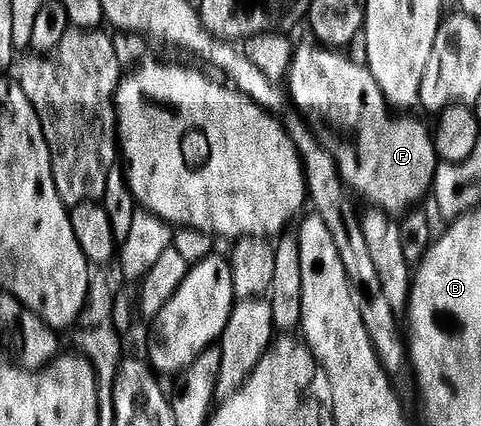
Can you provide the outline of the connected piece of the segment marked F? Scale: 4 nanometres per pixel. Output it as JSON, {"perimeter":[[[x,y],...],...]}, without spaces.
{"perimeter":[[[299,44],[294,49],[289,68],[287,92],[304,117],[314,125],[323,122],[328,136],[320,137],[321,145],[331,154],[342,183],[352,193],[355,191],[373,202],[372,205],[380,211],[399,216],[410,211],[415,206],[413,204],[419,201],[428,189],[432,189],[439,167],[439,157],[430,127],[428,130],[421,121],[405,118],[409,116],[399,116],[403,118],[393,120],[392,109],[367,65],[361,62],[359,64],[343,54],[322,50],[315,44]]]}

